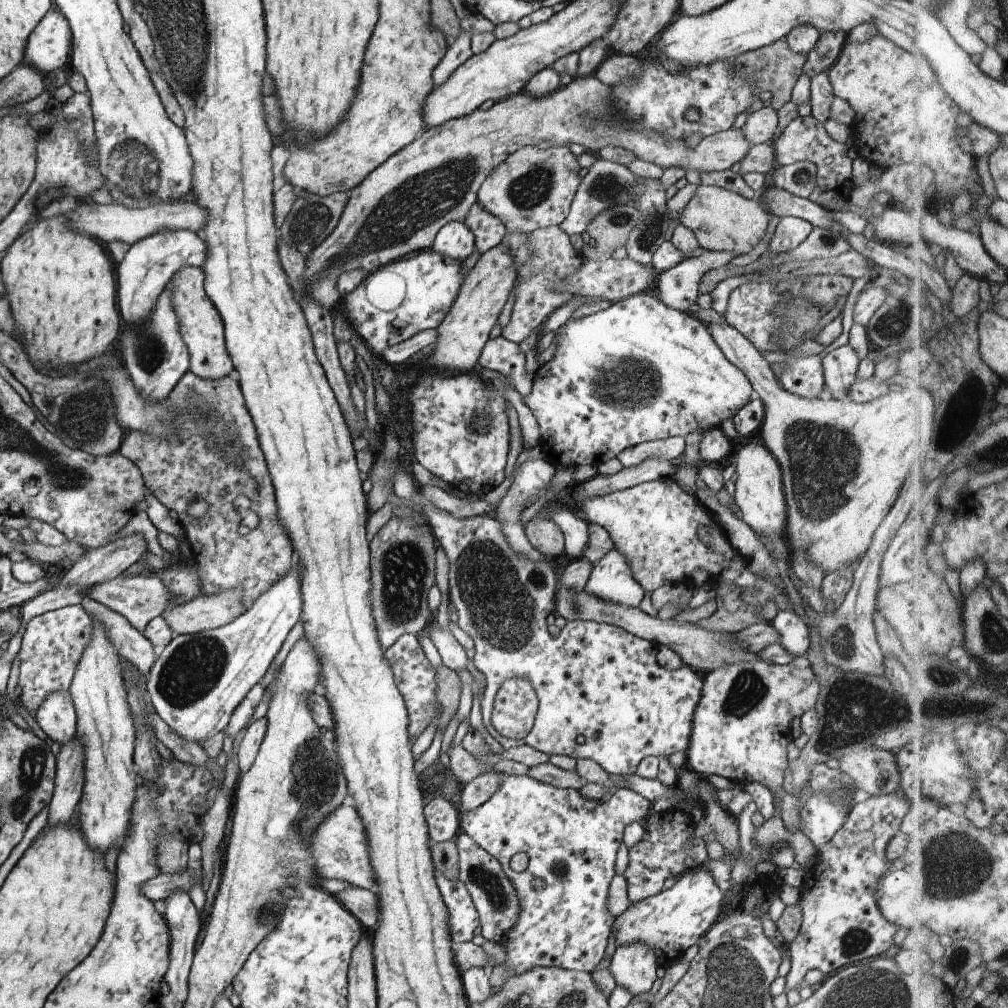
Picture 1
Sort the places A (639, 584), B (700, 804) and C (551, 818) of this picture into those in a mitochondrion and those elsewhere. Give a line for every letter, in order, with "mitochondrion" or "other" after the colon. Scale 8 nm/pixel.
A: other
B: other
C: other

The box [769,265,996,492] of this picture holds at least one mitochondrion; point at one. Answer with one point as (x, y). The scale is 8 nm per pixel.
(961, 413)

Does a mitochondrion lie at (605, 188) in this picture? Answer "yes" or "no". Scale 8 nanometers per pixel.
yes

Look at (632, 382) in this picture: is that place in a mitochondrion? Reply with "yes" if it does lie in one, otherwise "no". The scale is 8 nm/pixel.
yes

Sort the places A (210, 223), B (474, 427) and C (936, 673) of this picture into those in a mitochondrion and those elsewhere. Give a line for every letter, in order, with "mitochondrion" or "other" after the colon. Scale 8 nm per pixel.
A: other
B: other
C: mitochondrion

